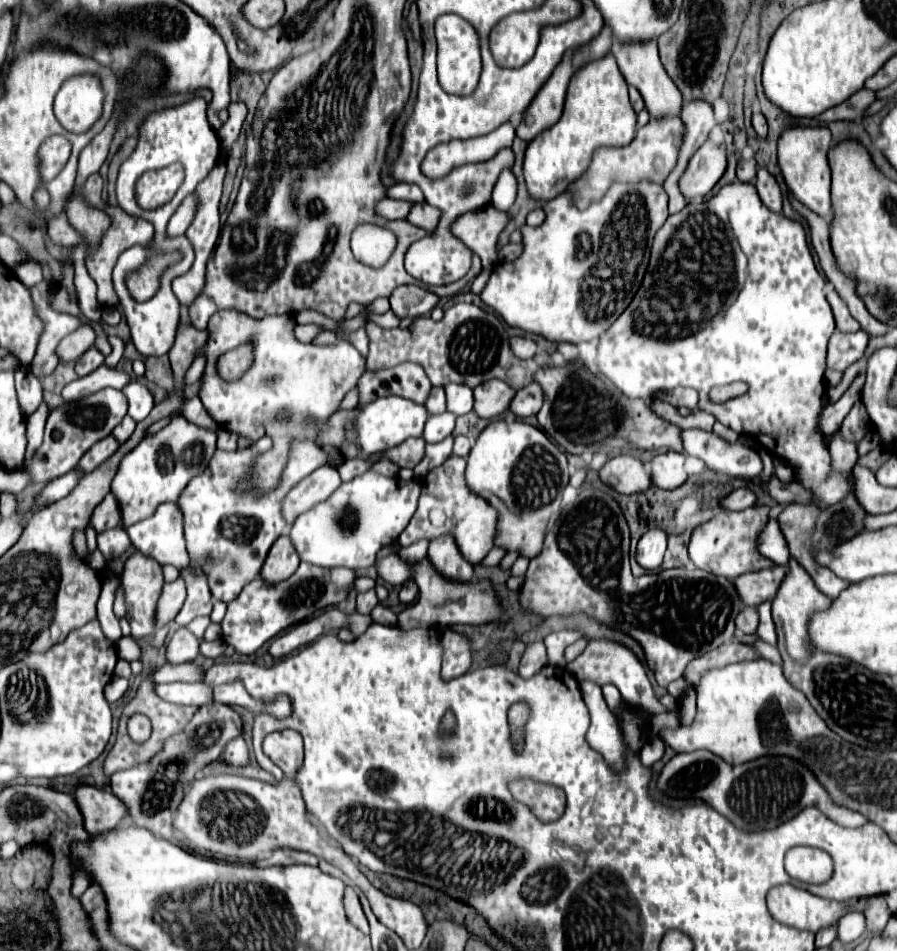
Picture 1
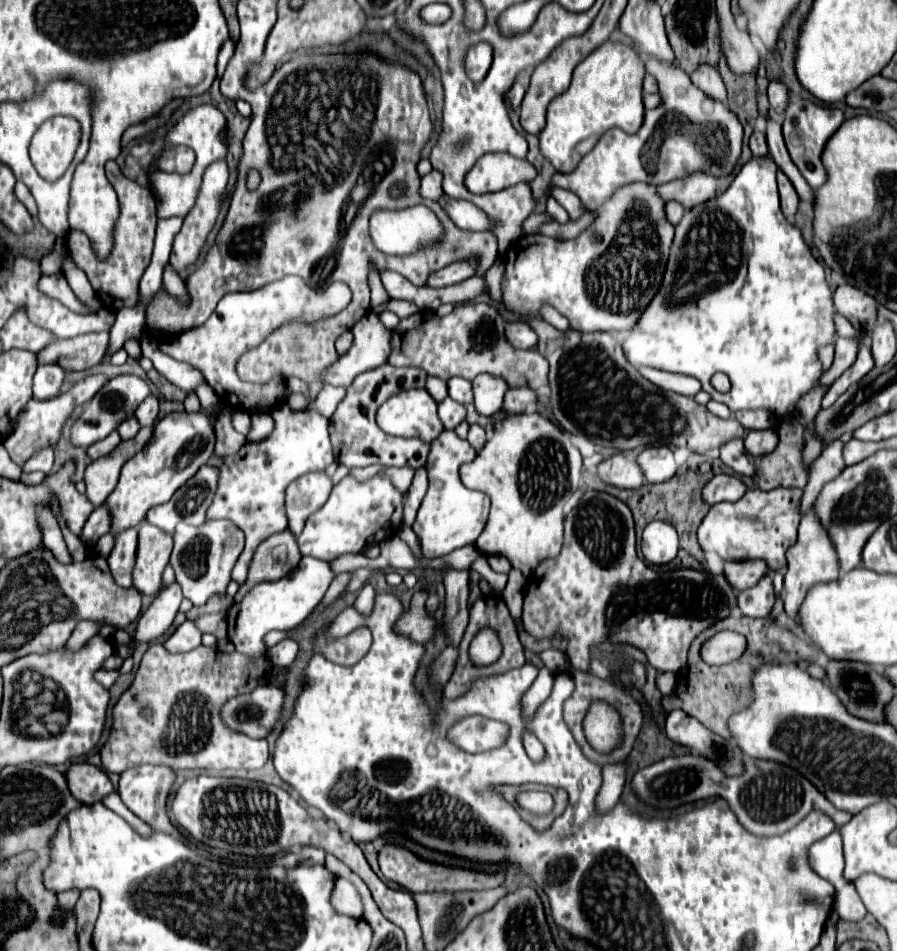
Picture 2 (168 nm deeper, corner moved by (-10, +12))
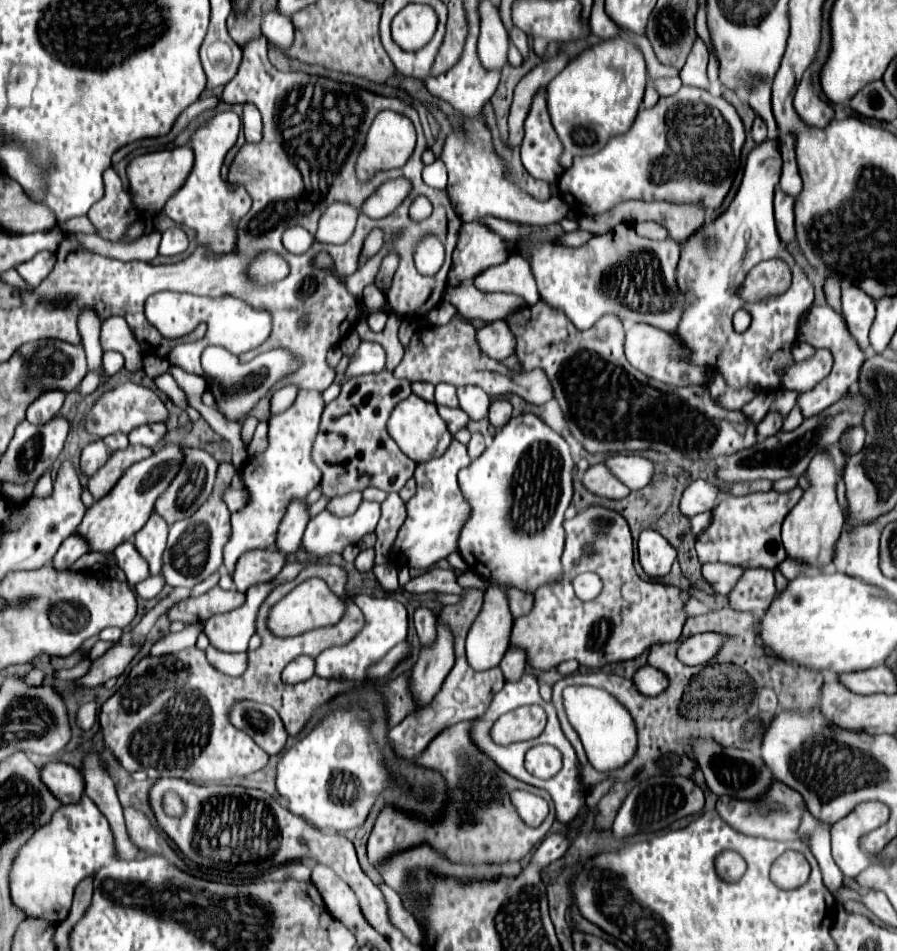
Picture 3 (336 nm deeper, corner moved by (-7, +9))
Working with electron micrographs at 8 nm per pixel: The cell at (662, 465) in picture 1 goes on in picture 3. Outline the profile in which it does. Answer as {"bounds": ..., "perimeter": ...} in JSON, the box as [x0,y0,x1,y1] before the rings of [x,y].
{"bounds":[603,455,653,491],"perimeter":[[[611,455],[603,463],[631,491],[645,487],[653,477],[653,463],[639,455]]]}

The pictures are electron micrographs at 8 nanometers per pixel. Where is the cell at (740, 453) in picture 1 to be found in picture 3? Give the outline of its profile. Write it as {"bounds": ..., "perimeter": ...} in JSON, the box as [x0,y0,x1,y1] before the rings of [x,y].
{"bounds":[757,409,783,437],"perimeter":[[[769,409],[769,413],[767,413],[767,415],[763,417],[763,421],[757,425],[759,437],[775,435],[777,431],[781,431],[781,423],[783,423],[783,415],[777,413],[775,409]]]}

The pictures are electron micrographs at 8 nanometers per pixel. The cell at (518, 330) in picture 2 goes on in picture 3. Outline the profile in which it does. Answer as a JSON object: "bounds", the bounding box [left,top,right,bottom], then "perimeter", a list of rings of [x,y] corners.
{"bounds":[477,319,515,361],"perimeter":[[[503,319],[489,321],[485,327],[477,331],[477,347],[481,353],[495,361],[503,361],[505,357],[513,355],[515,339],[509,331],[509,325]]]}

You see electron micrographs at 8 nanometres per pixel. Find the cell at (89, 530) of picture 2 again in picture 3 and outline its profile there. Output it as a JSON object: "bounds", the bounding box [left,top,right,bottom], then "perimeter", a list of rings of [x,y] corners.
{"bounds":[53,535,89,571],"perimeter":[[[71,535],[69,539],[65,539],[65,543],[61,543],[59,551],[55,553],[55,557],[53,557],[53,569],[57,569],[57,571],[69,569],[69,565],[73,565],[87,551],[89,551],[87,543],[81,537]]]}

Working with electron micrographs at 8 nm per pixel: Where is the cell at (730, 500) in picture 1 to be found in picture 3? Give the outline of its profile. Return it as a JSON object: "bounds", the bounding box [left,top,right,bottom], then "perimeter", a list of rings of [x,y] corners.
{"bounds":[679,479,719,517],"perimeter":[[[703,479],[693,481],[681,495],[681,501],[679,501],[681,515],[693,517],[697,513],[711,511],[717,503],[717,497],[719,497],[719,489],[715,485],[703,481]]]}

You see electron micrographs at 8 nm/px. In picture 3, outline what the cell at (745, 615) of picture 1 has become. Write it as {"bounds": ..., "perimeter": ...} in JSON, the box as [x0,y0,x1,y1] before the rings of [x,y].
{"bounds":[729,569,775,613],"perimeter":[[[743,569],[737,585],[729,593],[729,605],[737,611],[763,613],[775,597],[773,571],[769,569]]]}

